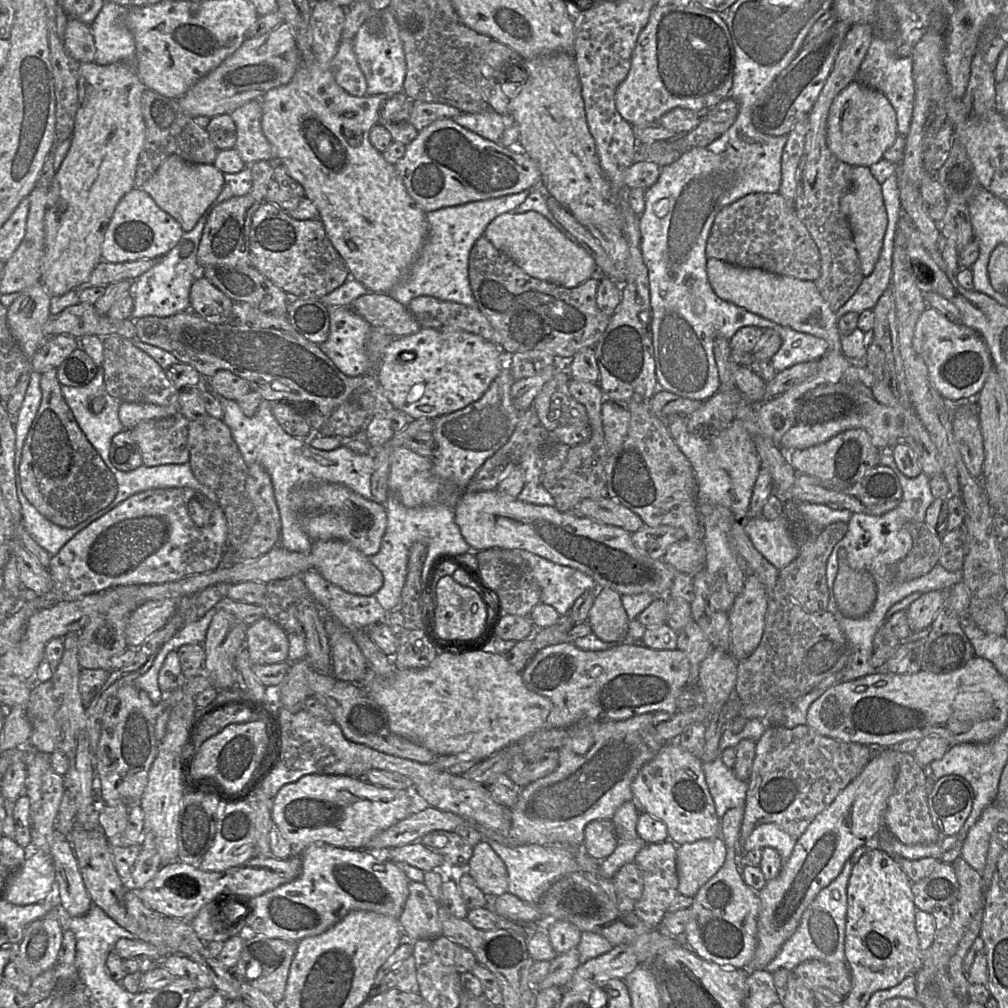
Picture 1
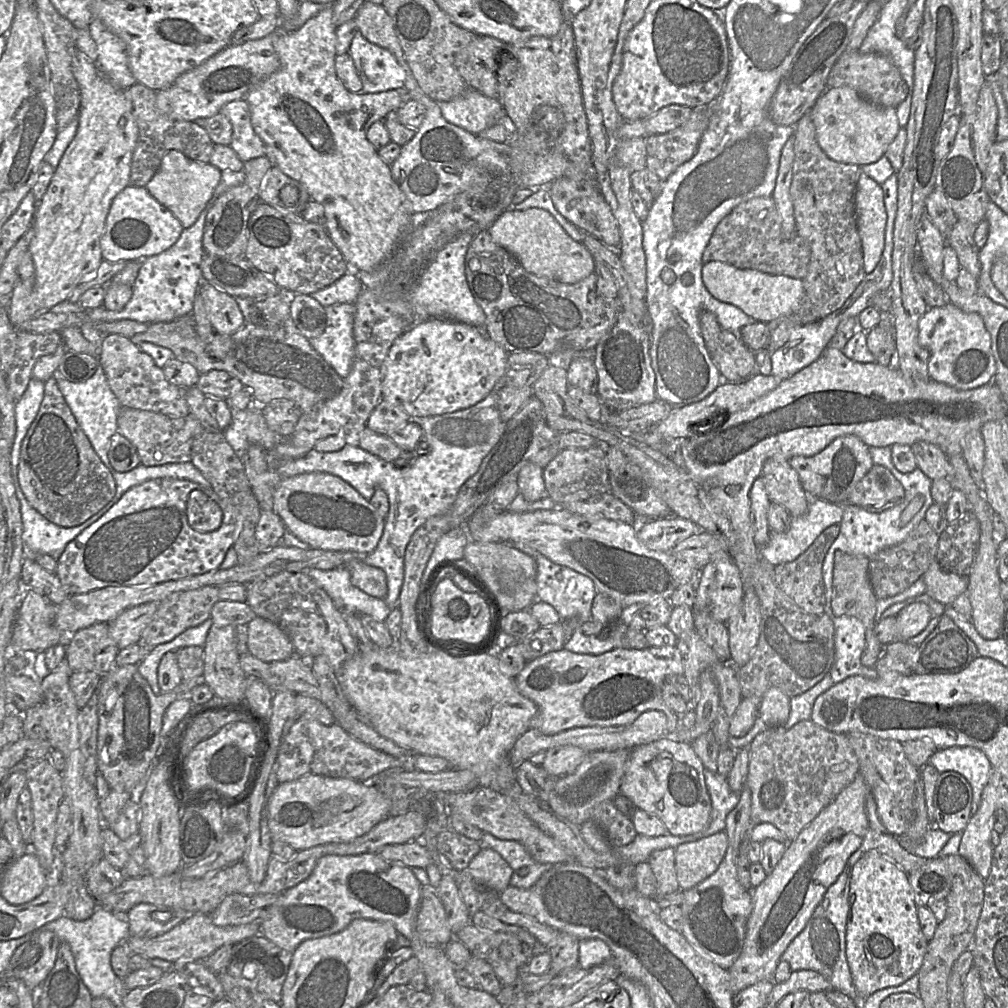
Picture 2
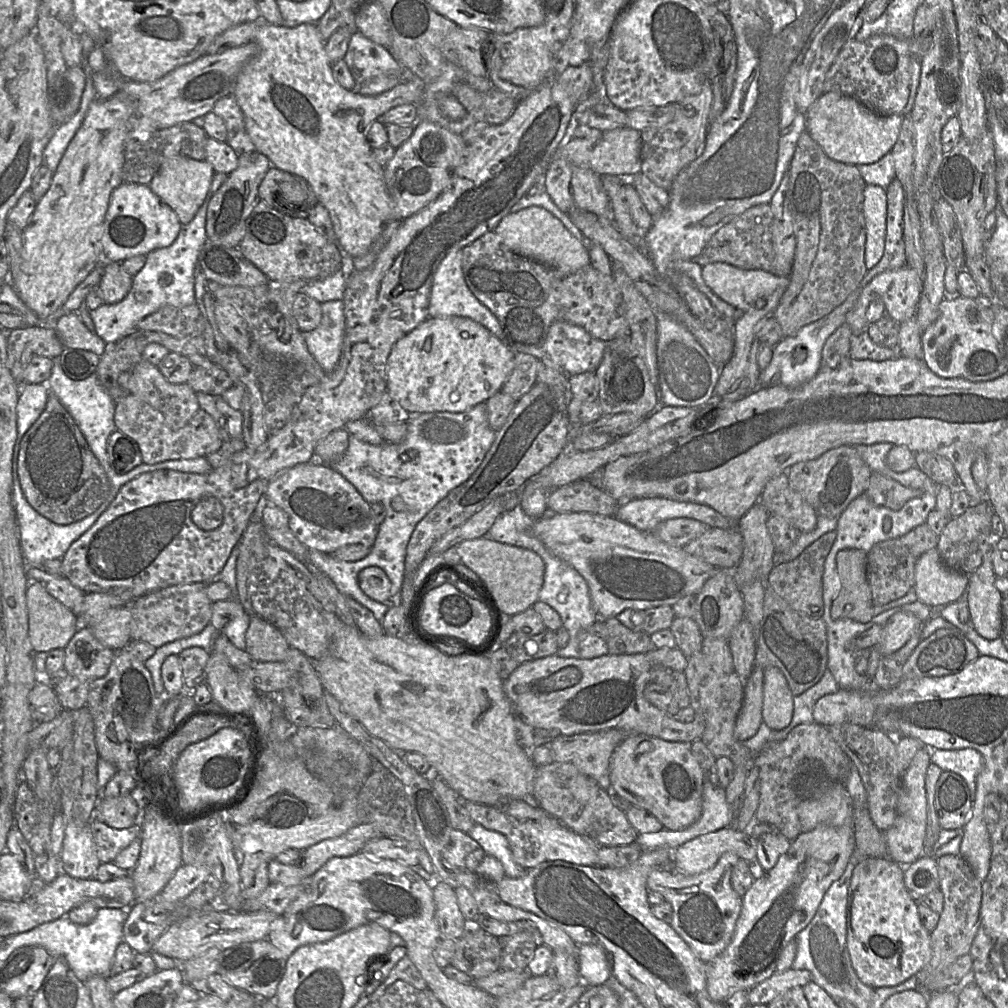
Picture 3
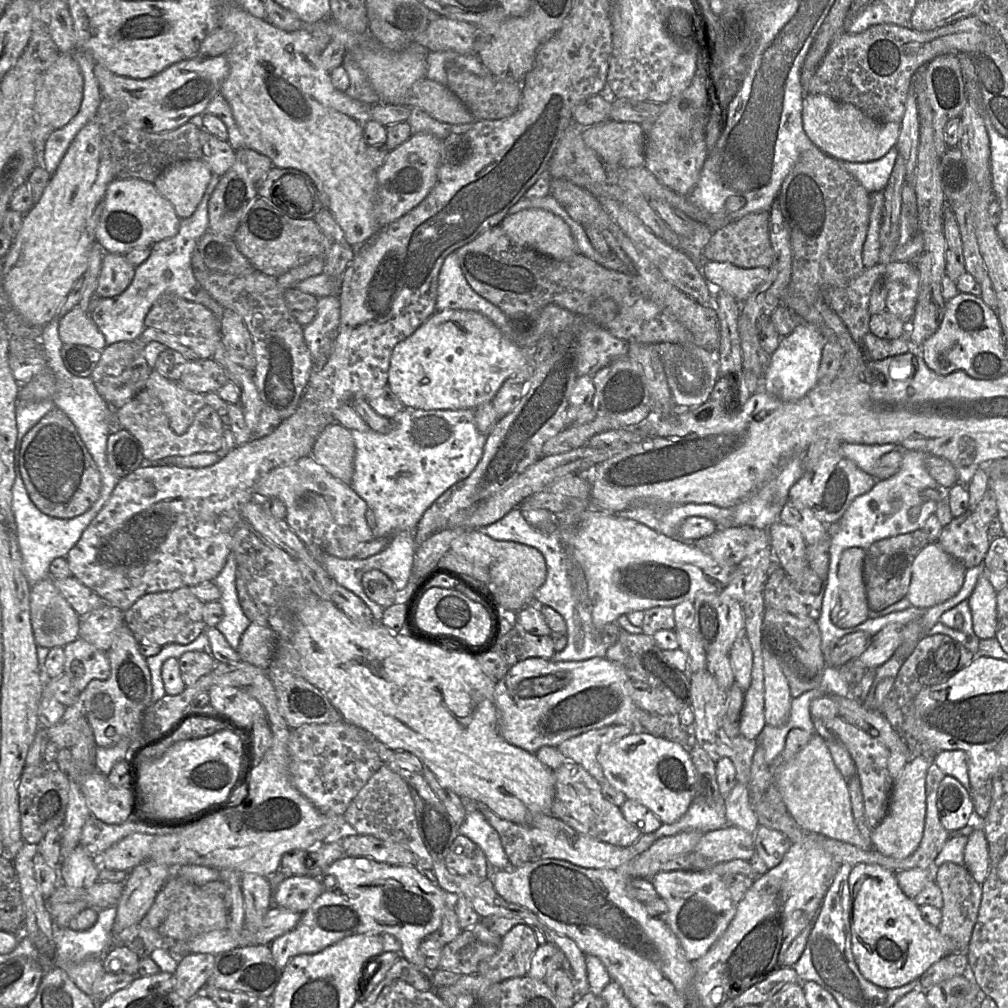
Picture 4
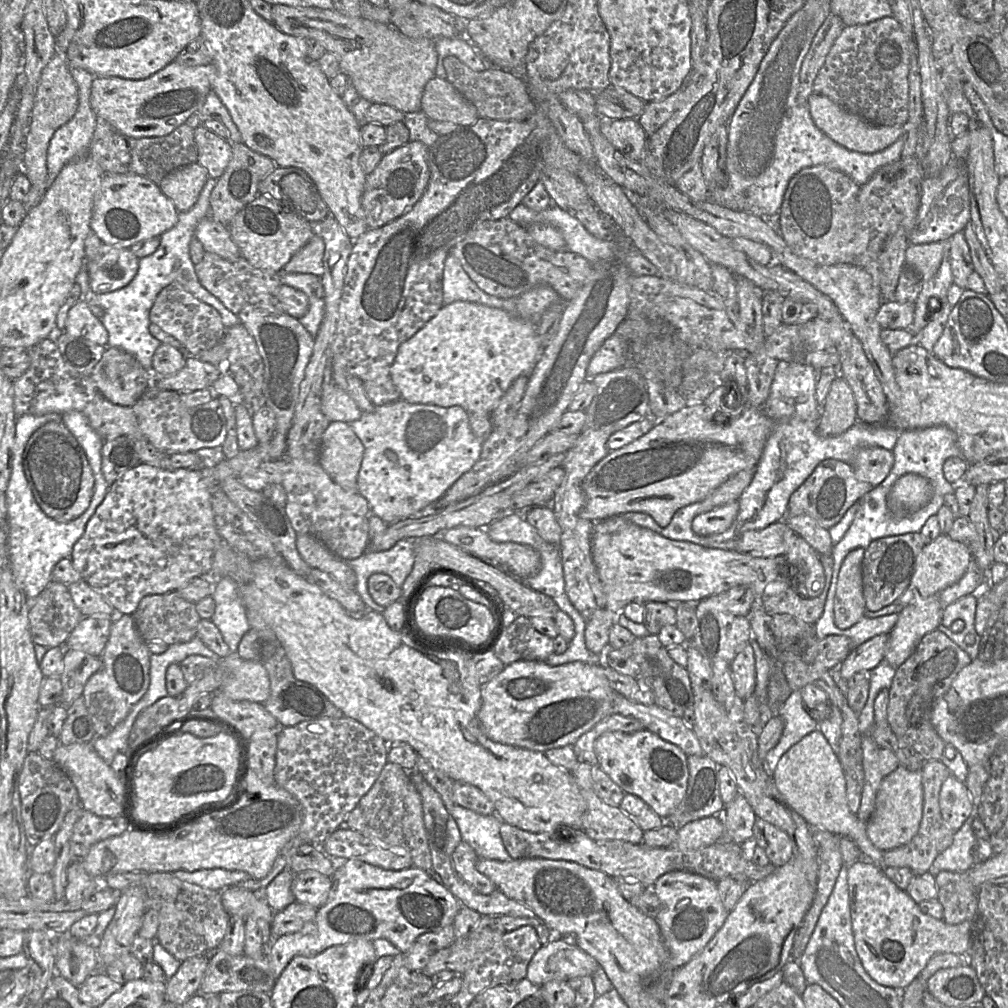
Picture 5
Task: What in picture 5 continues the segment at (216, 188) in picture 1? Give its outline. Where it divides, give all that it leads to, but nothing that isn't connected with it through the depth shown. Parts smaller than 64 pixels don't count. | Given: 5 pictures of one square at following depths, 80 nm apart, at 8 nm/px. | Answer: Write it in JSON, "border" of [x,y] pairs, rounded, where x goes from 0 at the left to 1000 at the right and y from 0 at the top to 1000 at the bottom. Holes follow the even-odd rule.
{"border":[[[193,161],[170,170],[157,185],[177,210],[183,210],[192,204],[206,177],[204,167]]]}

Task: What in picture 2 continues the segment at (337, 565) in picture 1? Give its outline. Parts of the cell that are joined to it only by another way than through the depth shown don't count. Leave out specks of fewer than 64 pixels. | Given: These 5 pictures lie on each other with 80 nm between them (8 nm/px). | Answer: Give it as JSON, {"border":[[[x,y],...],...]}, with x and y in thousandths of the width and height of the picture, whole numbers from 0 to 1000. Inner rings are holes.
{"border":[[[352,552],[339,562],[346,565],[350,581],[369,592],[381,594],[385,583],[379,564],[363,560],[359,552]]]}

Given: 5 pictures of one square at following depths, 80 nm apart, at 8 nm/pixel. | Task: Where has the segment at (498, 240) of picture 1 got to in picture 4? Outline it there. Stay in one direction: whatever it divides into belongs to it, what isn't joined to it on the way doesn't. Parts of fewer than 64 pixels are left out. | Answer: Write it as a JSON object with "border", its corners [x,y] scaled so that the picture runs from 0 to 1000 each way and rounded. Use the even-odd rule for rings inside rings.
{"border":[[[536,206],[517,208],[511,212],[503,212],[496,223],[509,241],[550,257],[561,258],[574,251],[563,223],[546,209]]]}

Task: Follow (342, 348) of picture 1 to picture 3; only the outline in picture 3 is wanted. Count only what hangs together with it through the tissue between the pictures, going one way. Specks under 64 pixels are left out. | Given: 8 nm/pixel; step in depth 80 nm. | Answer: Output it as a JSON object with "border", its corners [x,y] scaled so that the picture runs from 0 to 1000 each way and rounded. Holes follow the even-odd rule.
{"border":[[[339,298],[318,301],[319,316],[315,324],[302,330],[306,348],[323,370],[331,368],[340,345],[342,312]]]}

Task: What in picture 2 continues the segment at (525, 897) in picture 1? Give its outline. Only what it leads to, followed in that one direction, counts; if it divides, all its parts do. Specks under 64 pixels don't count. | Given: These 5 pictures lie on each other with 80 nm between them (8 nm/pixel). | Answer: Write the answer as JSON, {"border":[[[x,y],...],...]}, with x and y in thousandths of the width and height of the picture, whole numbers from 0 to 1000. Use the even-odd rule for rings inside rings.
{"border":[[[484,825],[478,826],[475,836],[477,841],[492,844],[504,856],[508,862],[506,878],[513,881],[526,881],[549,858],[531,854],[517,836],[510,833],[498,833]]]}

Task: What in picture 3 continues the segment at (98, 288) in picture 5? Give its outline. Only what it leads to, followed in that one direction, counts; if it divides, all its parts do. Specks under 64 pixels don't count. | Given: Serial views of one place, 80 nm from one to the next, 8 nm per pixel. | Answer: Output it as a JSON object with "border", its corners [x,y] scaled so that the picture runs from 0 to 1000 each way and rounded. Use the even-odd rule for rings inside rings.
{"border":[[[104,259],[101,263],[103,266],[98,286],[101,290],[101,296],[104,301],[113,302],[127,292],[131,285],[132,274],[126,271],[119,260]]]}

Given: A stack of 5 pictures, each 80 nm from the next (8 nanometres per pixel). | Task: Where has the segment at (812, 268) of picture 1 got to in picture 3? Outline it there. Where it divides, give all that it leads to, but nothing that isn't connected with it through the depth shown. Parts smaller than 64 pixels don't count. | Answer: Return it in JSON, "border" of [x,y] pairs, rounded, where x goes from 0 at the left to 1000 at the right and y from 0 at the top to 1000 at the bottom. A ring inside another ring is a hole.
{"border":[[[763,202],[744,205],[739,210],[716,224],[704,237],[692,254],[692,261],[717,260],[735,267],[753,267],[767,272],[769,250],[767,246],[765,224],[767,212]]]}

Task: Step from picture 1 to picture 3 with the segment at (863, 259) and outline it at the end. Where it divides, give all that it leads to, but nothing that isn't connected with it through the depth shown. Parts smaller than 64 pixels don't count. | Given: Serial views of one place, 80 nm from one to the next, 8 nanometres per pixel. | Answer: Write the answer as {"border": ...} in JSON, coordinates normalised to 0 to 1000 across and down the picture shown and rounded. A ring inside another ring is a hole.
{"border":[[[860,183],[857,188],[856,211],[859,241],[858,263],[867,266],[875,257],[880,233],[880,192],[870,184]]]}

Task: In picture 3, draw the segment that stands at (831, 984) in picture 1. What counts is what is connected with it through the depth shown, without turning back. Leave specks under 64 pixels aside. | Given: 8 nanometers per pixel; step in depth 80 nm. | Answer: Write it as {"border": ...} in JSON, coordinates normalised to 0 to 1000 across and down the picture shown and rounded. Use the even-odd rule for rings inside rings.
{"border":[[[784,960],[769,964],[763,970],[742,983],[742,996],[762,996],[775,985],[786,979],[797,979],[806,973],[806,965],[800,961]]]}

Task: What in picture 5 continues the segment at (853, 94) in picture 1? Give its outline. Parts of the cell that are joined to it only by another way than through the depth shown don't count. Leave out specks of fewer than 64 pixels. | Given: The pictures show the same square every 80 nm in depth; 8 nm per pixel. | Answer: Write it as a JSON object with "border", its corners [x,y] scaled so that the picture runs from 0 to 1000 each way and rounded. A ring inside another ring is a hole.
{"border":[[[805,93],[801,99],[808,123],[822,137],[841,150],[864,154],[878,149],[897,134],[897,125],[870,125],[835,107],[823,97]]]}

